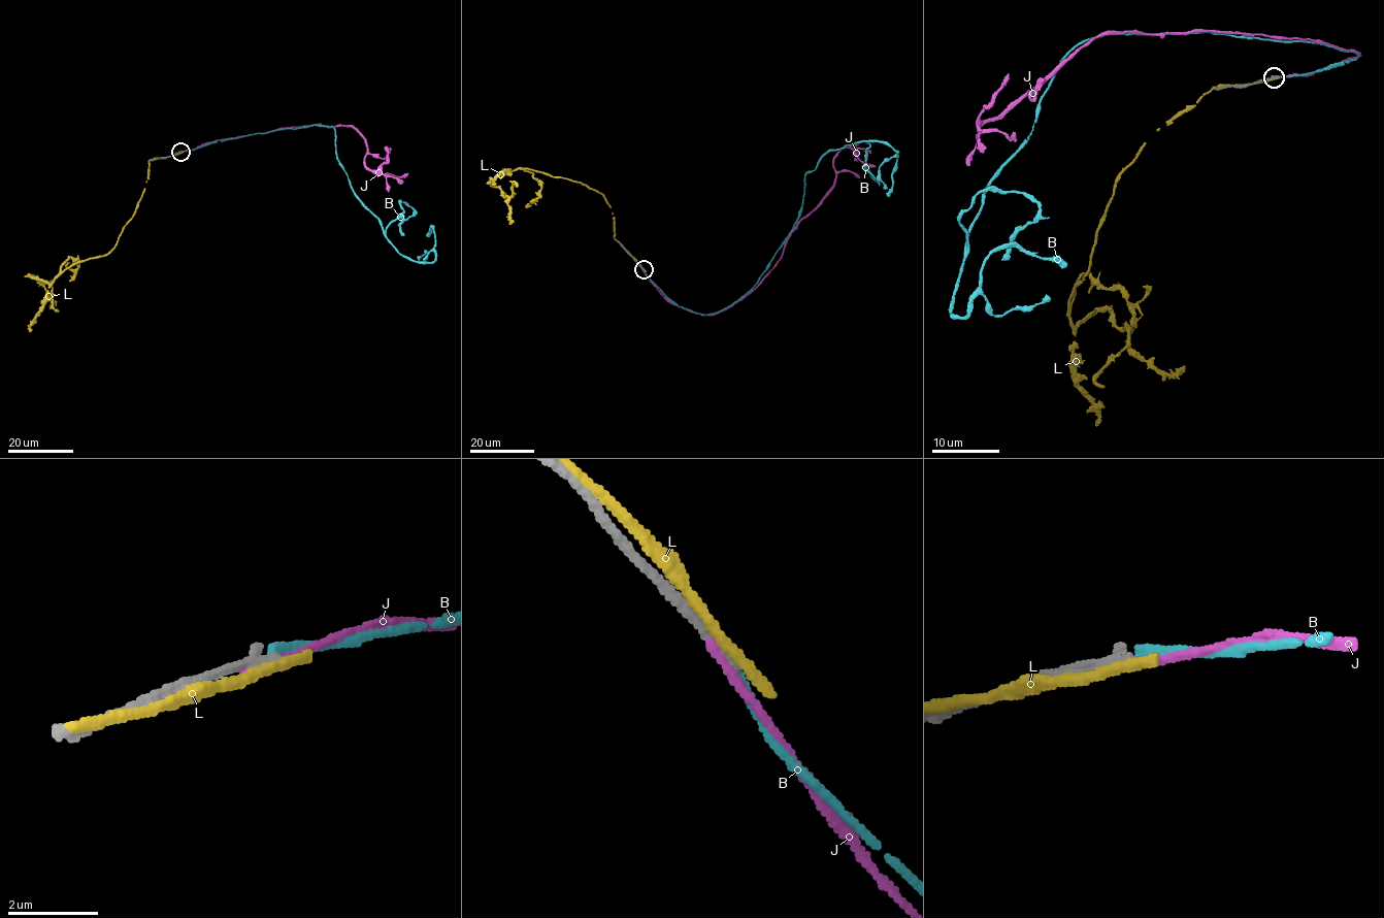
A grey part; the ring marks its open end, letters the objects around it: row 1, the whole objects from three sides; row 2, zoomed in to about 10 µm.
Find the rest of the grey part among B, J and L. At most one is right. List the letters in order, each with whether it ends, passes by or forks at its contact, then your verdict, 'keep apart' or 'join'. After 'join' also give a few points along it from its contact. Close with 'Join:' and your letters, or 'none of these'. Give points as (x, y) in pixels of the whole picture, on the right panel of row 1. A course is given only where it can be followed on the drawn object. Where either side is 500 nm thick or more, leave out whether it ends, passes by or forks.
B: it ends there; keep apart
J: it ends there; keep apart
L: it passes by; keep apart
Join: none of these

